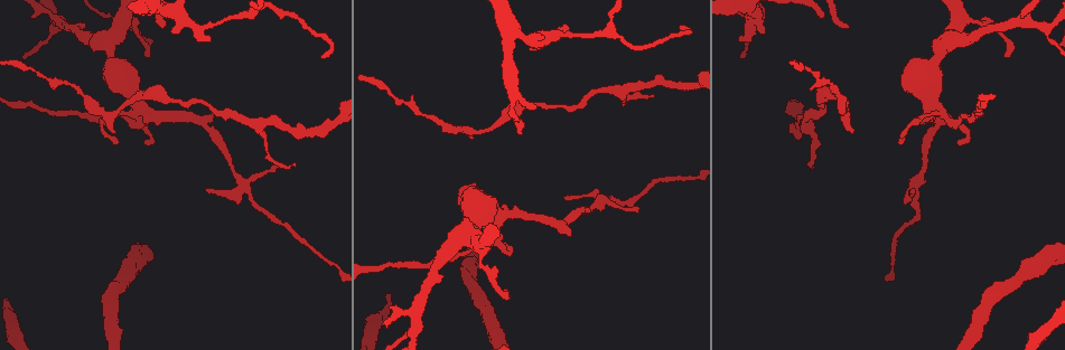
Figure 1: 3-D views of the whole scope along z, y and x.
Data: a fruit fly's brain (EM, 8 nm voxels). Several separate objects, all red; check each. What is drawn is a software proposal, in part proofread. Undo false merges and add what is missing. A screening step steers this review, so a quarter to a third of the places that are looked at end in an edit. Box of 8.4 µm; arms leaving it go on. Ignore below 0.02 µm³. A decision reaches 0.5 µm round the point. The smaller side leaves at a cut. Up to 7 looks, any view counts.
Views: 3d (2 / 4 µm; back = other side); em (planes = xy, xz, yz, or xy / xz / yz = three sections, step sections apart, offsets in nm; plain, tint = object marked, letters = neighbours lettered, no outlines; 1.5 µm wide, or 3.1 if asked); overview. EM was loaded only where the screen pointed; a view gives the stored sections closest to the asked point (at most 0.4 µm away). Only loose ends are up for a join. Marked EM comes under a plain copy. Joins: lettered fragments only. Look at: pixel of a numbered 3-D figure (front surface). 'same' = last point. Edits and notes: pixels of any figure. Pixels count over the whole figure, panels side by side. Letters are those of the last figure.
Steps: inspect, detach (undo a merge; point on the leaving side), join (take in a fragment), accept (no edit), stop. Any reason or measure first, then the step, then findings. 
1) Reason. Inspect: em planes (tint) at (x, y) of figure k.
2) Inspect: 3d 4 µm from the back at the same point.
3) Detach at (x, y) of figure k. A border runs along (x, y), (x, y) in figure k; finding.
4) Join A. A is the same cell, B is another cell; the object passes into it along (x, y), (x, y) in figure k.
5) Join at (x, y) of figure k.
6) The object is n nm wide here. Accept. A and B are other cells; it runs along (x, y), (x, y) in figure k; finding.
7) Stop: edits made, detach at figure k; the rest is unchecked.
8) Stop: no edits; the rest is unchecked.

Branch stops here. Inspect: em planes (letters) at (209, 39) of figure 1.

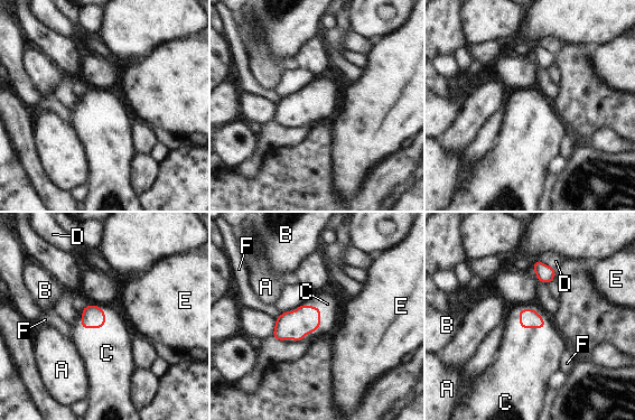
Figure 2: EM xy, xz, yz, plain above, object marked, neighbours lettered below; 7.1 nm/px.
Join C. C is the same cell, A, B, D, E and F are other cells; the object passes into it along (529, 318), (534, 310), (531, 345) in figure 2; it goes on there.

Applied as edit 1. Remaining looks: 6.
Inspect: overview.

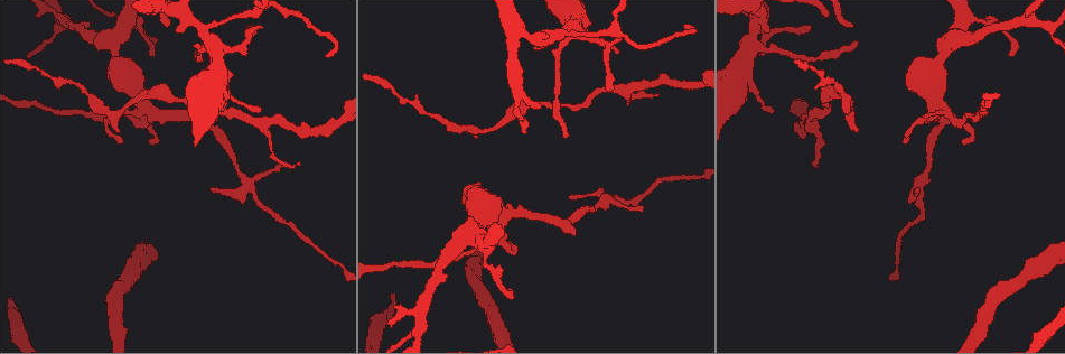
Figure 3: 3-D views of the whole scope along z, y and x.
Branch stops here. Inspect: em planes (letters) at (1010, 56) of figure 3.

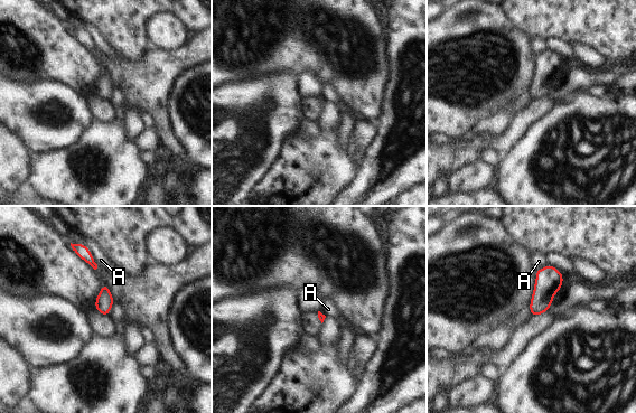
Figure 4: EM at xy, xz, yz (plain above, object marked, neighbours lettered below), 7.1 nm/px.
Accept. A is another cell; a border runs along (84, 245), (97, 264) in figure 4; none of them fits.

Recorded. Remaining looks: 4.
Inspect: em xz step 8 (tint) at (966, 115) of figure 3.

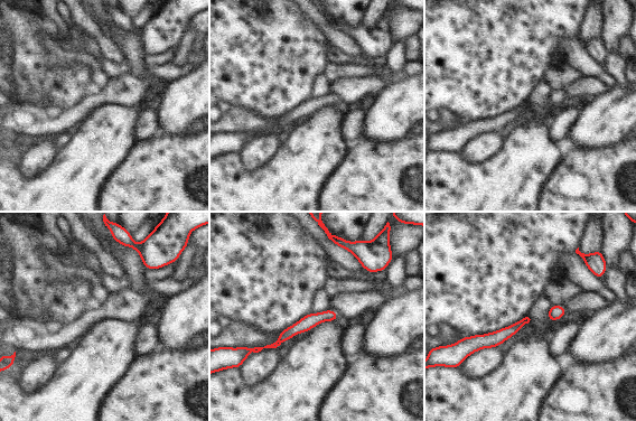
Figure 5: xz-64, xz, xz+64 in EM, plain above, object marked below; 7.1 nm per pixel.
Inspect: em planes (letters) at the same point.

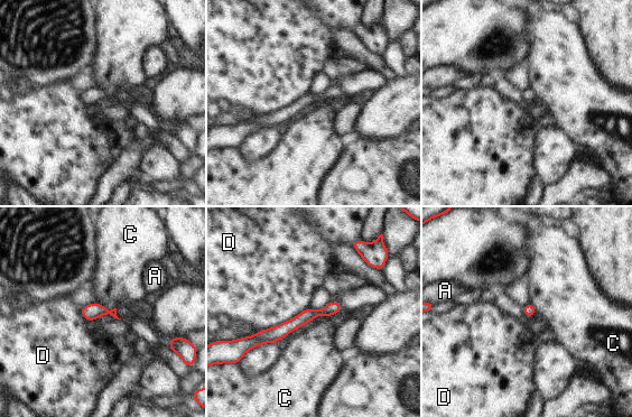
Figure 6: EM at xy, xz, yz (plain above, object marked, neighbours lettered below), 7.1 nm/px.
The object is 80 nm wide here. Accept. A, C and D are other cells; a border runs along (98, 303), (109, 309), (115, 308) in figure 6; one neuron here.

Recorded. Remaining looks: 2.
Stop: edits made, join at figure 2; the rest is unchecked.

